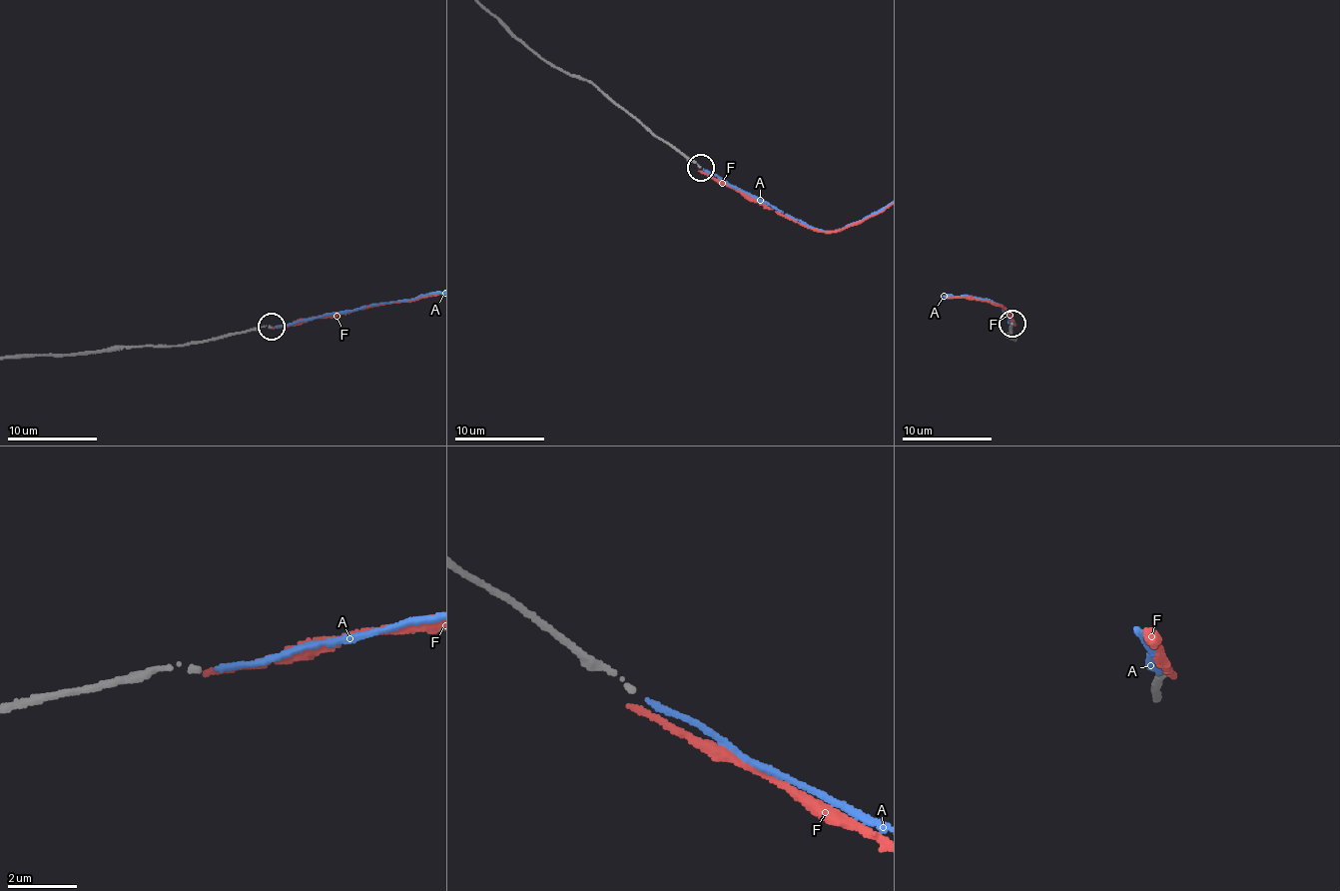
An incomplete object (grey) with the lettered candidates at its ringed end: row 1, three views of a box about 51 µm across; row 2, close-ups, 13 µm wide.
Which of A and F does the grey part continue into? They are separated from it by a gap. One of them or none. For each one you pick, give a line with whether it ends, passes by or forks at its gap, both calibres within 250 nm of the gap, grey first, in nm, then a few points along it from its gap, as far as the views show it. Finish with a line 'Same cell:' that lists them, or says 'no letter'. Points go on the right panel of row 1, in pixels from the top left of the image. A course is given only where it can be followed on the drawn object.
A: it ends there; 110 nm thick on the grey side, 140 nm on the other
Same cell: A

